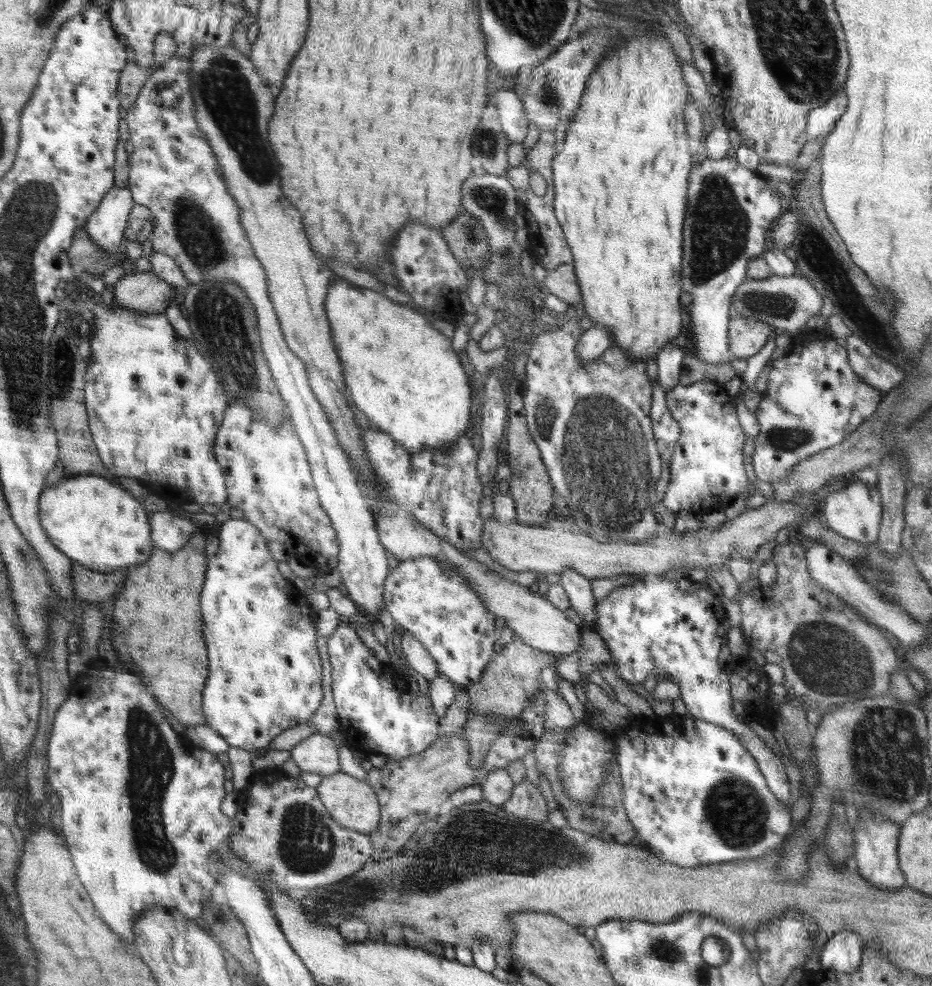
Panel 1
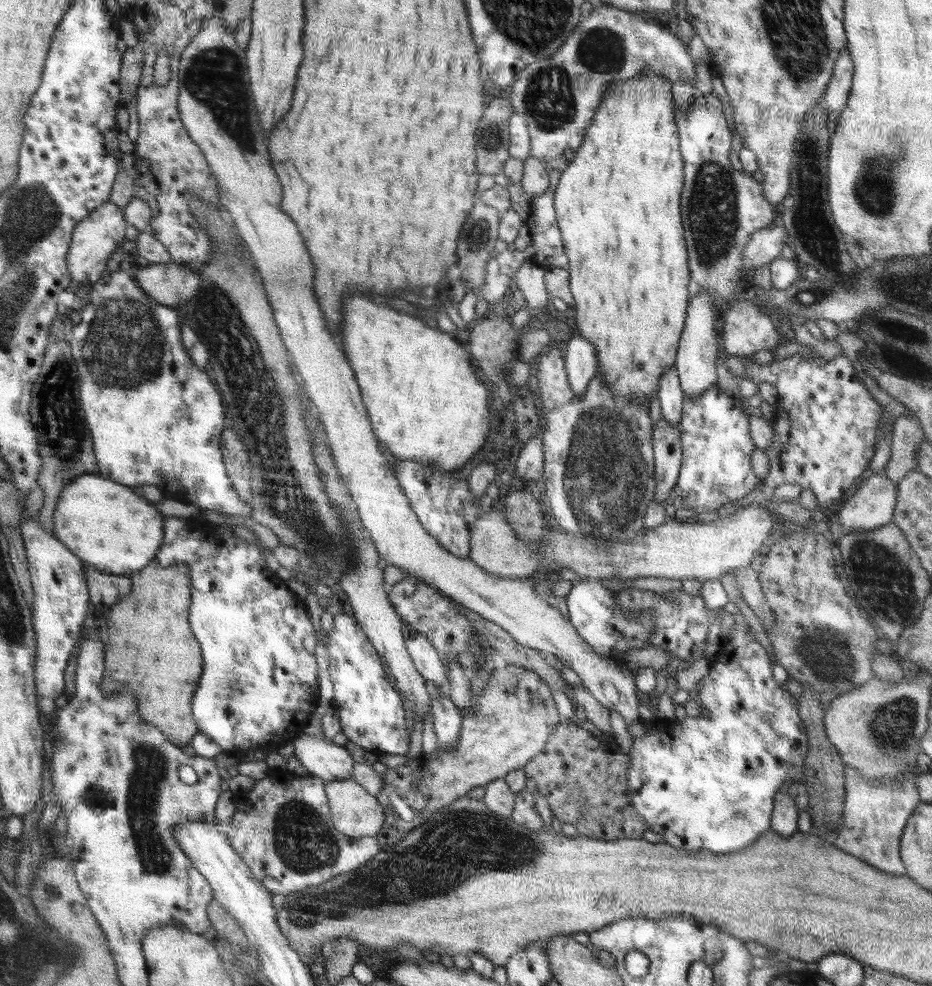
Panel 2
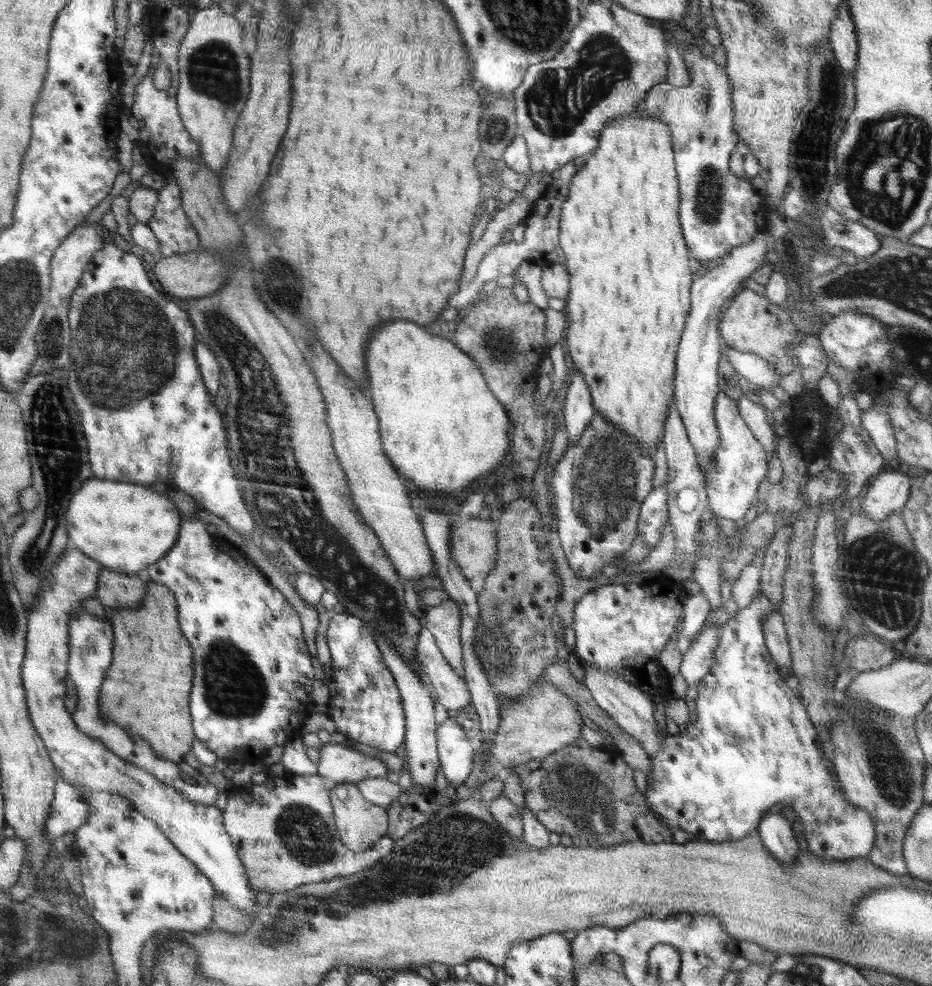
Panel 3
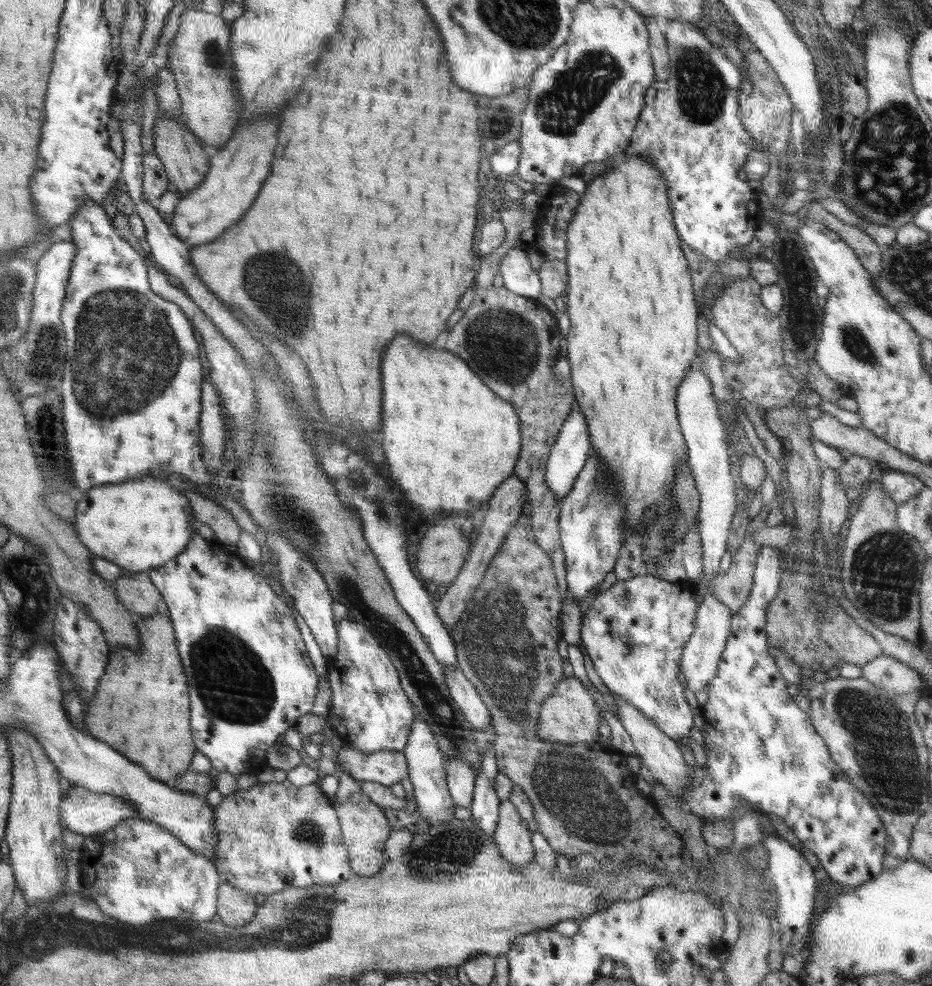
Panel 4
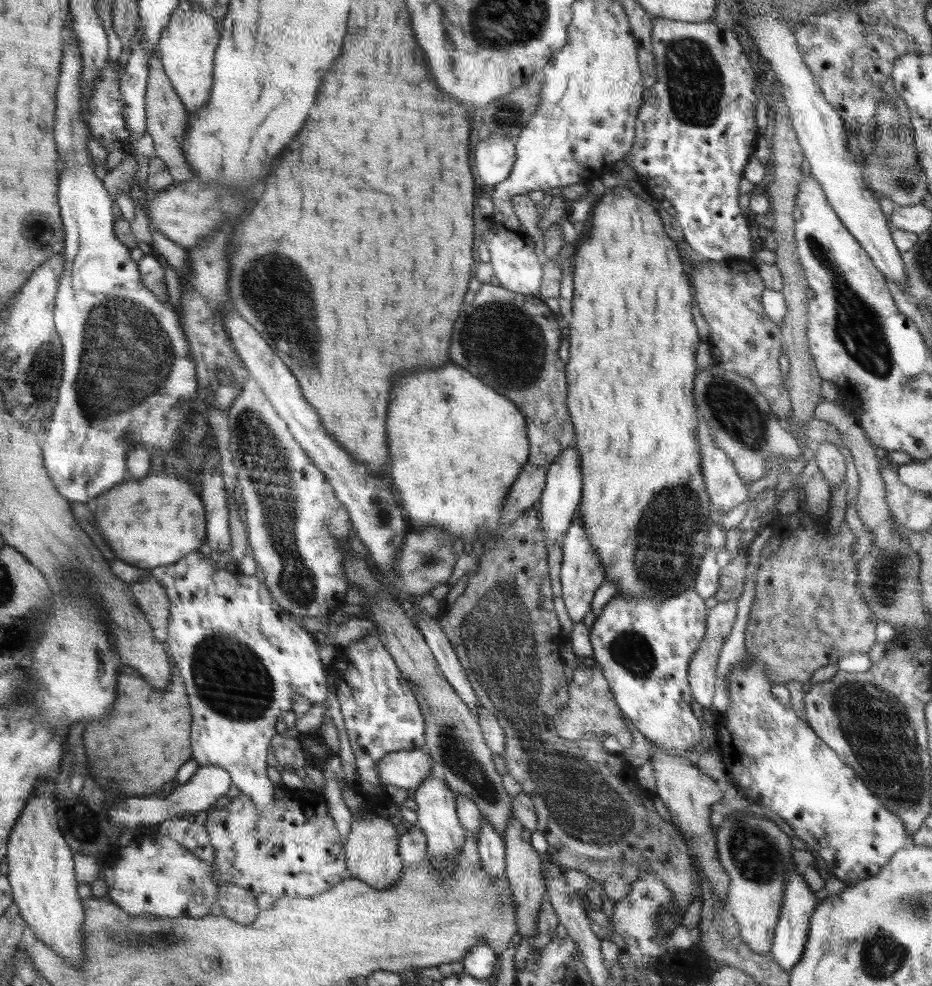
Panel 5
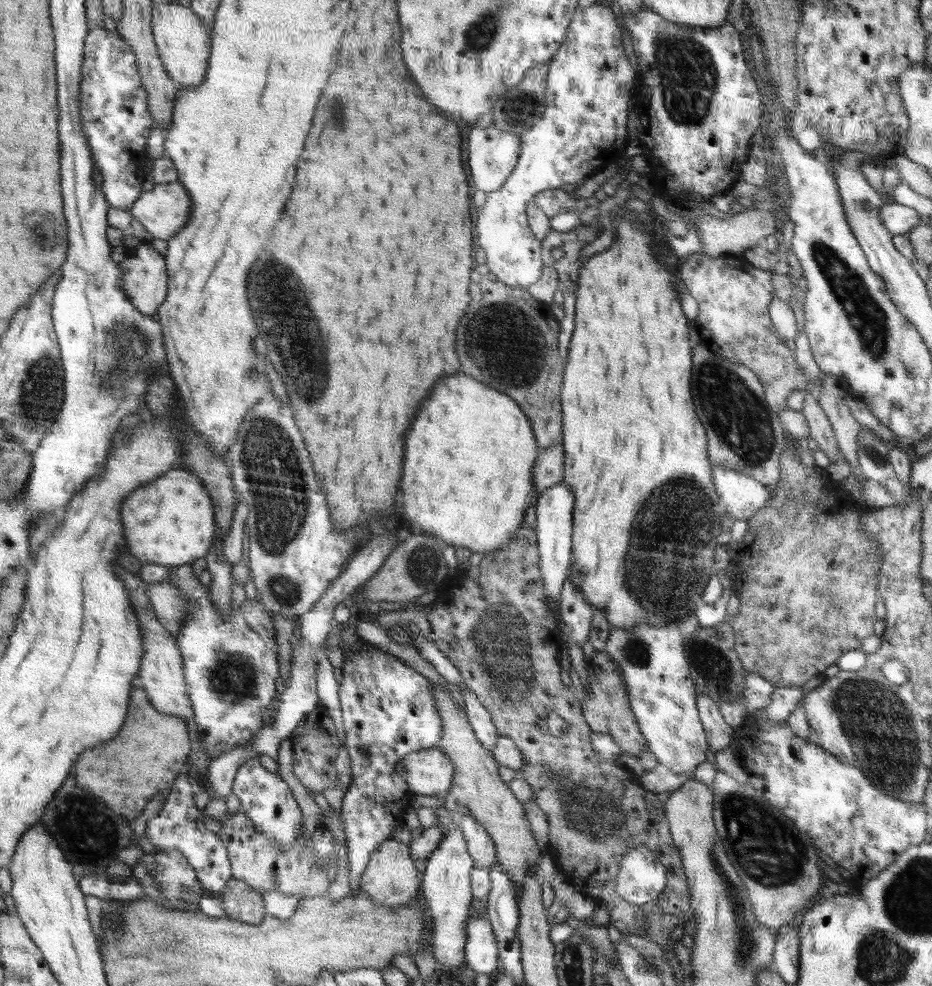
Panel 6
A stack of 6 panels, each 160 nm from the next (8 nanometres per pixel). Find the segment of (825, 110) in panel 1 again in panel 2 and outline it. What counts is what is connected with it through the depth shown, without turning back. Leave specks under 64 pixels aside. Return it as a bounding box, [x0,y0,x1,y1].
[822,46,853,112]

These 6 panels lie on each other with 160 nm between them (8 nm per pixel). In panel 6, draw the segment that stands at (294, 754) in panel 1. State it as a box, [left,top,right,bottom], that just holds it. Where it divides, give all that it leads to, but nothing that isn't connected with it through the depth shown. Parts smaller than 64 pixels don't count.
[400,747,455,796]

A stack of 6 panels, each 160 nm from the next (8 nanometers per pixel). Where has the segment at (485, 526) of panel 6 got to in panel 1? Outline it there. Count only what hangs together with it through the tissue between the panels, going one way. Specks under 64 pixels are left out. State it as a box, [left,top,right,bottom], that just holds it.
[327,280,473,452]

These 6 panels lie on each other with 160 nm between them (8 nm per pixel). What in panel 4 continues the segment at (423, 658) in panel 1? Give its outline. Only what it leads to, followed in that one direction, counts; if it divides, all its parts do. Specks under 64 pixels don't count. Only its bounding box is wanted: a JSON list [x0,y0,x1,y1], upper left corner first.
[442,665,492,732]

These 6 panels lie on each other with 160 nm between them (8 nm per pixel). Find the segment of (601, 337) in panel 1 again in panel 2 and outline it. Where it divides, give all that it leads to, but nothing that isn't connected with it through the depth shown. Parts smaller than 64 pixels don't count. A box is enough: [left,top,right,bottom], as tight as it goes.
[563,335,597,398]

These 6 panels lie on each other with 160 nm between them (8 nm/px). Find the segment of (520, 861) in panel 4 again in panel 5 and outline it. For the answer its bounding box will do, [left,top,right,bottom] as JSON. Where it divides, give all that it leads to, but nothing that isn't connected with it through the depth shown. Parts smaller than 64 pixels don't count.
[504,816,547,940]

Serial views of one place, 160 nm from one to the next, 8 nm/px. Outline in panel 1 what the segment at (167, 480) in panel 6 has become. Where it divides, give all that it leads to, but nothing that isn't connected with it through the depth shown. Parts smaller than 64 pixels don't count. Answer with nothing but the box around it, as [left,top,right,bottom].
[39,474,153,573]

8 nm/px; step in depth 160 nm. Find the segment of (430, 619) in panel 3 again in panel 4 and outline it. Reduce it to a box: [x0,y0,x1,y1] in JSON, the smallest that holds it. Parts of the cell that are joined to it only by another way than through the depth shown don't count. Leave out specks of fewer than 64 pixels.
[435,476,527,633]

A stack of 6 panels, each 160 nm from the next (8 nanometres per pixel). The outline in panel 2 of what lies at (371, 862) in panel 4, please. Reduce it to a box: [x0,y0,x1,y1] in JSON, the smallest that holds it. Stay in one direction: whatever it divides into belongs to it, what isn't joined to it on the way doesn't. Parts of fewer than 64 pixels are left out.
[328,779,386,838]

